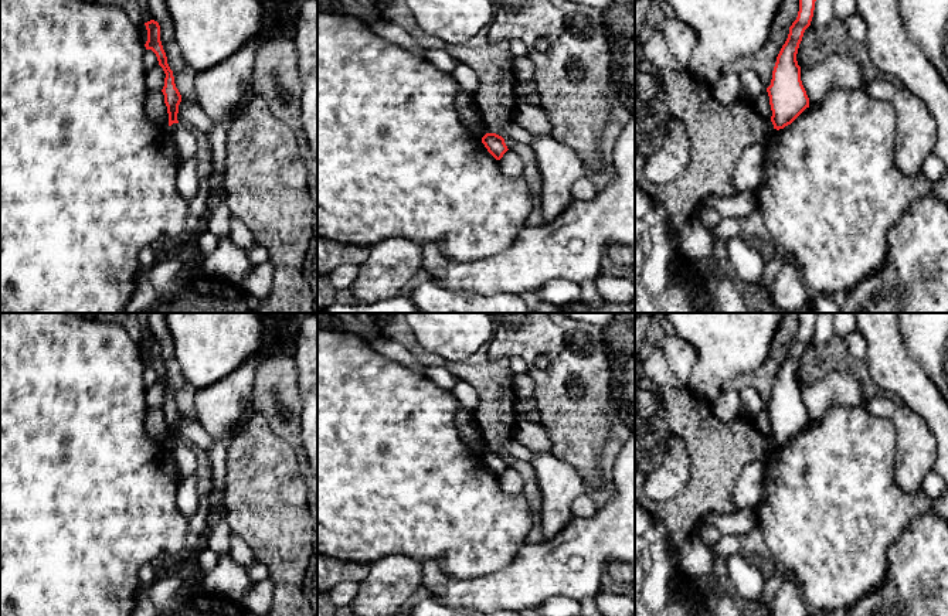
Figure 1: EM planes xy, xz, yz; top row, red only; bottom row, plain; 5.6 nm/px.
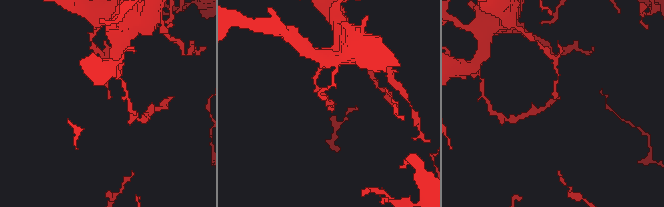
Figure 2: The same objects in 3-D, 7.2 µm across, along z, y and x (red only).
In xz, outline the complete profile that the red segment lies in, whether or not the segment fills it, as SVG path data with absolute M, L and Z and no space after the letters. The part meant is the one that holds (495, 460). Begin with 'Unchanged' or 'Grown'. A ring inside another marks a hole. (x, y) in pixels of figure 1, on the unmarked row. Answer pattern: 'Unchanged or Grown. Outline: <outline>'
Unchanged. Outline: M486 450L482 455L482 460L487 466L487 469L496 476L500 477L503 472L509 467L504 456L496 450Z

